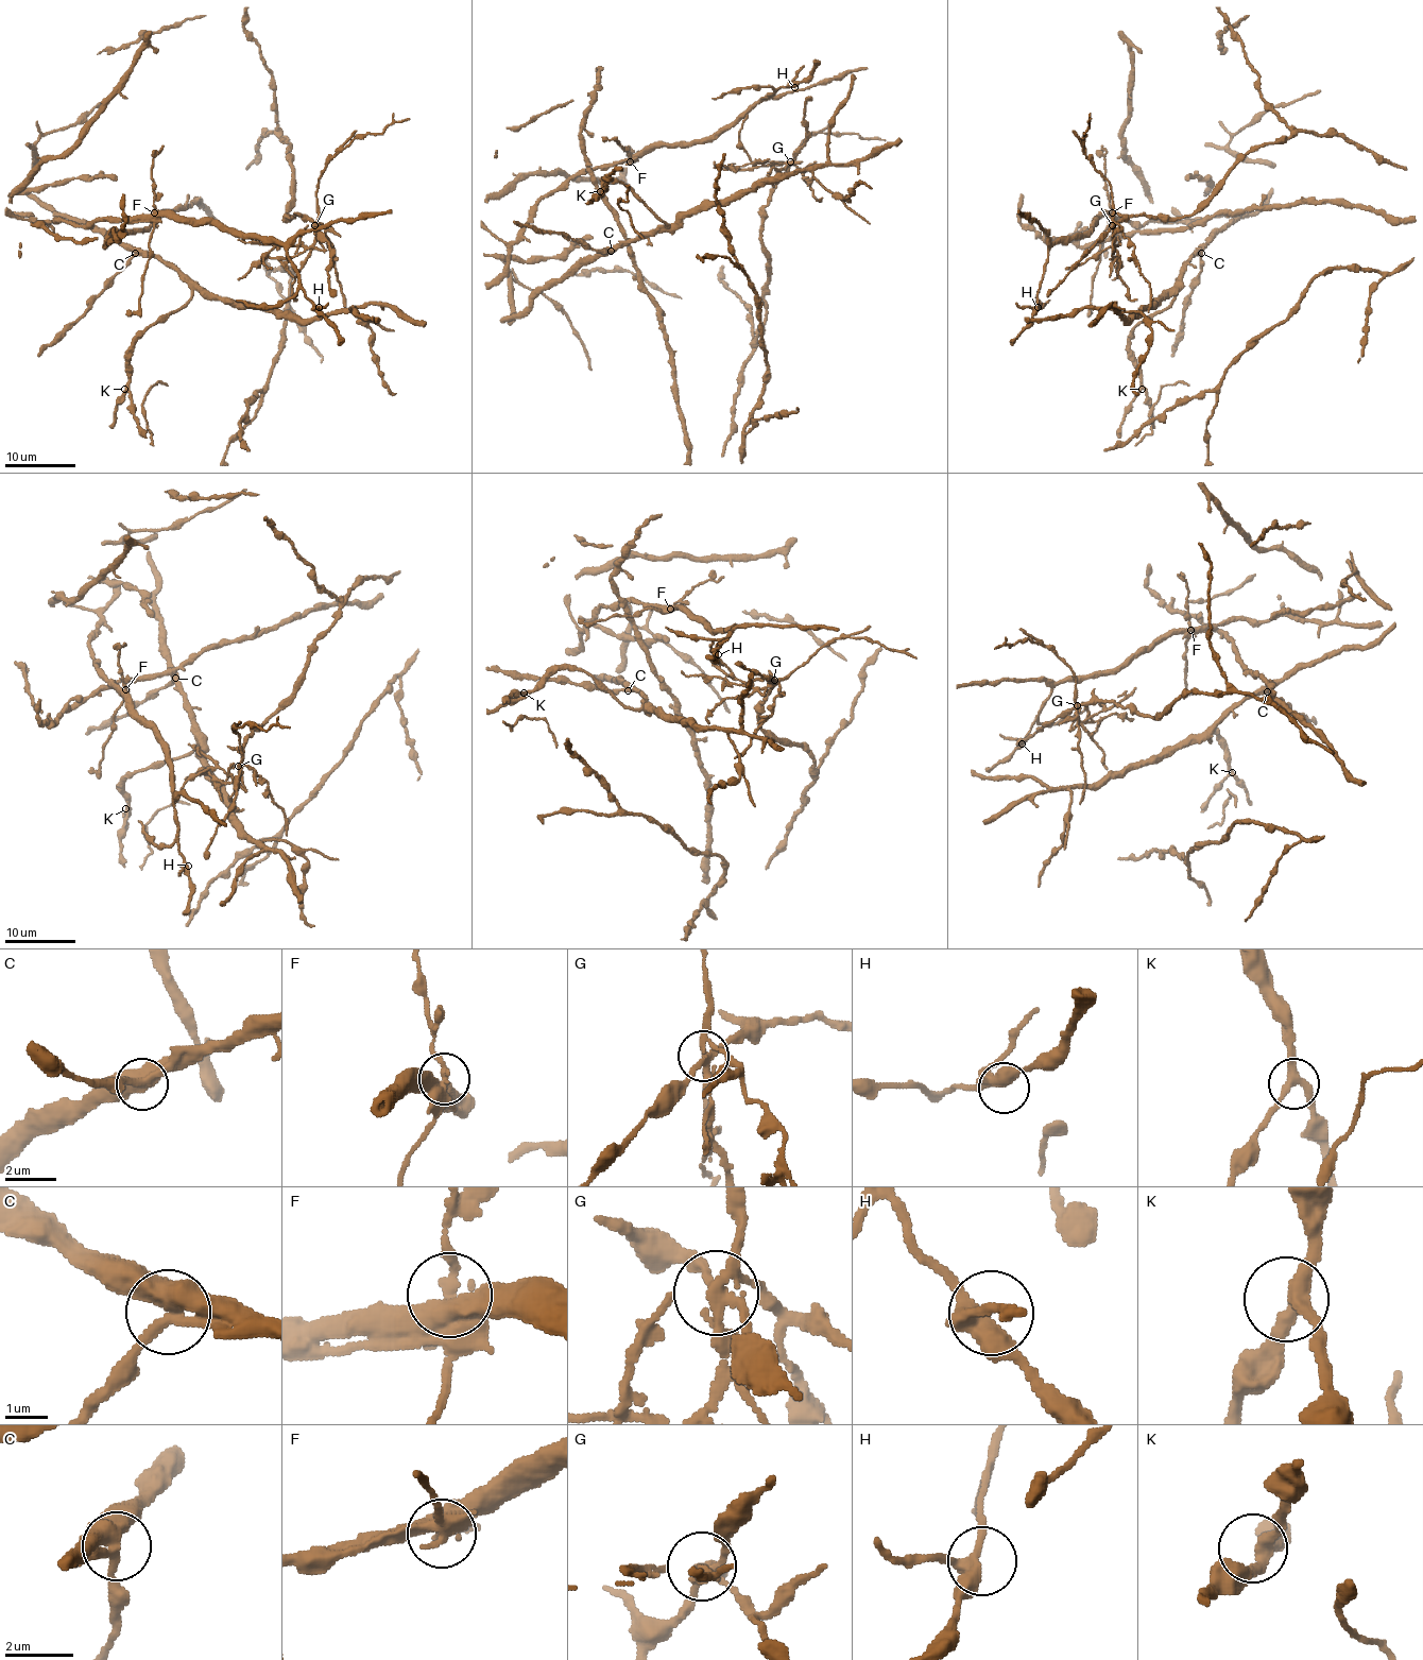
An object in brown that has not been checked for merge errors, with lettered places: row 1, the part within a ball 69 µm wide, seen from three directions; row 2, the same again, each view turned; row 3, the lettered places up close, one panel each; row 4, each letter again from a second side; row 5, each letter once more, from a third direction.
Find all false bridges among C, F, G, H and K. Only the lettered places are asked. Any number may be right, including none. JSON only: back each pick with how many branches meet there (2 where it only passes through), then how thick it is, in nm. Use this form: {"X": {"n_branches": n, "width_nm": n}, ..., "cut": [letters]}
{"F": {"n_branches": 4, "width_nm": 440}, "G": {"n_branches": 6, "width_nm": 240}, "cut": ["F", "G"]}

